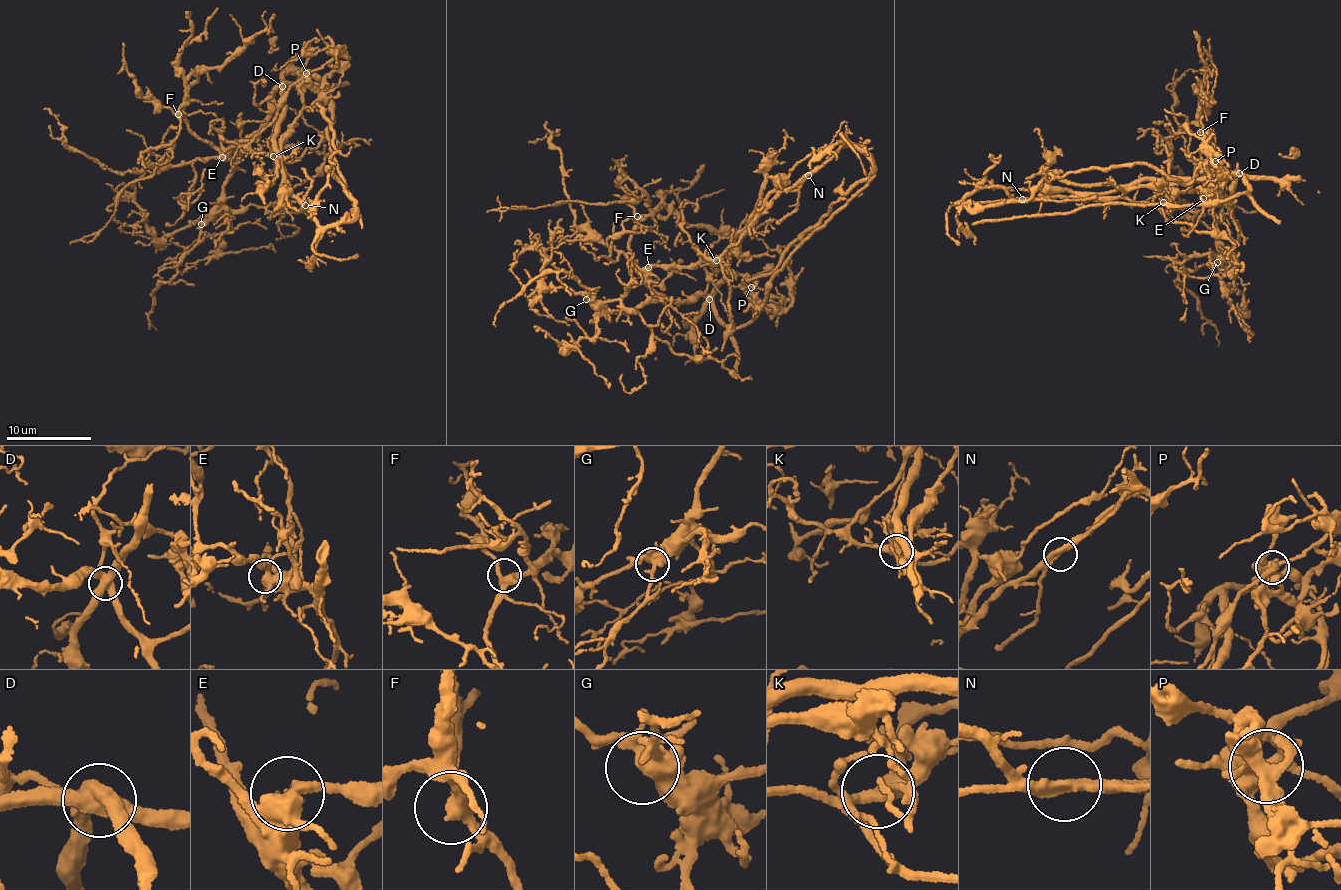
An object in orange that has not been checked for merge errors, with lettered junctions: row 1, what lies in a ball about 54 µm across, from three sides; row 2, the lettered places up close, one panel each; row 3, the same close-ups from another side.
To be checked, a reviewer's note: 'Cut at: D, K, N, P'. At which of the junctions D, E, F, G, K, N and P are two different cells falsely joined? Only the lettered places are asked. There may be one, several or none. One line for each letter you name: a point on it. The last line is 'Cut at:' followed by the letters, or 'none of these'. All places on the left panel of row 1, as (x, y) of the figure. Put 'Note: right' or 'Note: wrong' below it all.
D: Place: (282, 86)
K: Place: (273, 156)
N: Place: (305, 205)
P: Place: (306, 73)
Cut at: D, K, N, P
Note: right

